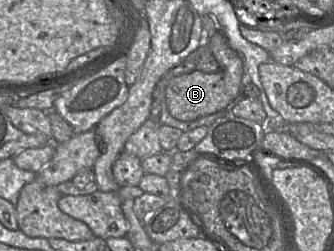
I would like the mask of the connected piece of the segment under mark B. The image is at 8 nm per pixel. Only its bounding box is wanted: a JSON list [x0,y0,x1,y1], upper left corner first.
[165,31,246,121]

